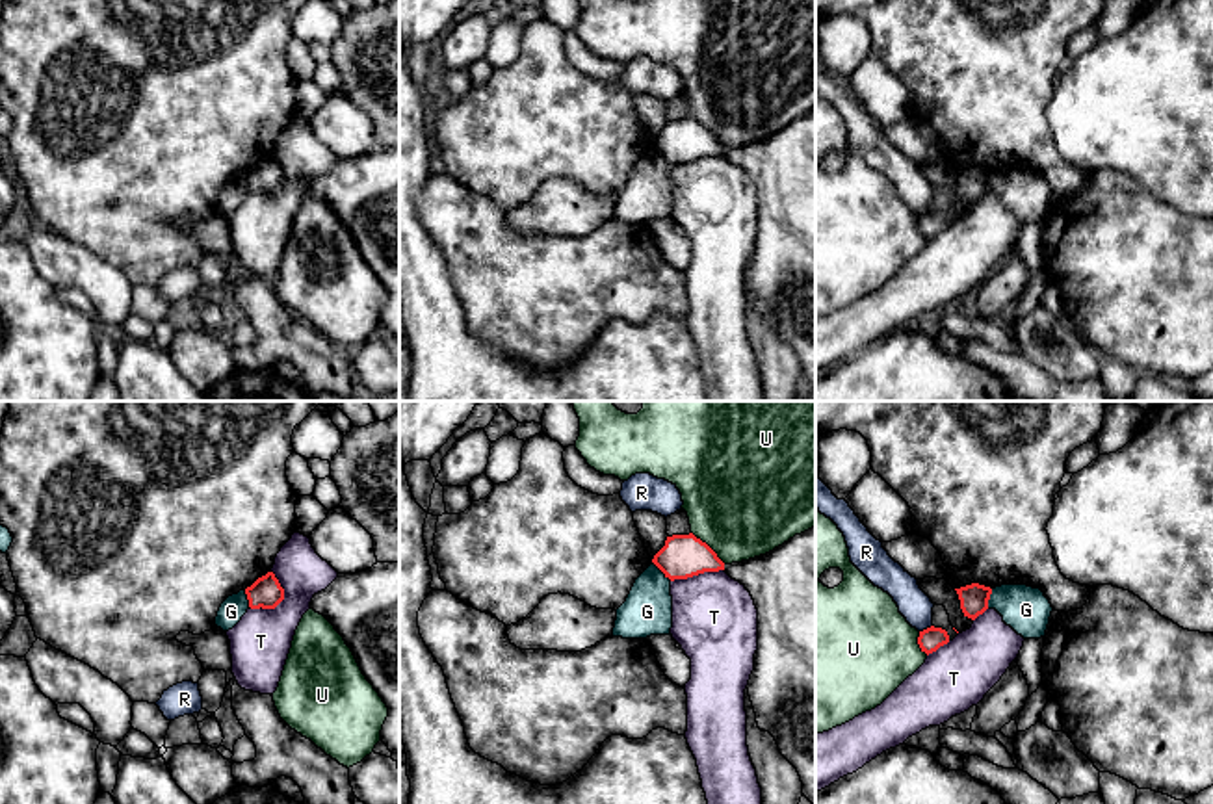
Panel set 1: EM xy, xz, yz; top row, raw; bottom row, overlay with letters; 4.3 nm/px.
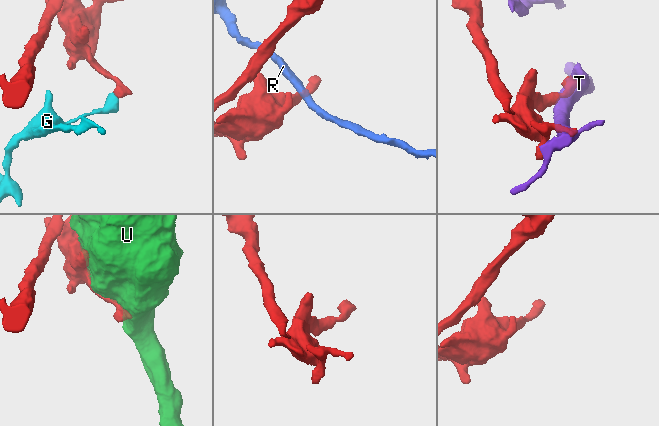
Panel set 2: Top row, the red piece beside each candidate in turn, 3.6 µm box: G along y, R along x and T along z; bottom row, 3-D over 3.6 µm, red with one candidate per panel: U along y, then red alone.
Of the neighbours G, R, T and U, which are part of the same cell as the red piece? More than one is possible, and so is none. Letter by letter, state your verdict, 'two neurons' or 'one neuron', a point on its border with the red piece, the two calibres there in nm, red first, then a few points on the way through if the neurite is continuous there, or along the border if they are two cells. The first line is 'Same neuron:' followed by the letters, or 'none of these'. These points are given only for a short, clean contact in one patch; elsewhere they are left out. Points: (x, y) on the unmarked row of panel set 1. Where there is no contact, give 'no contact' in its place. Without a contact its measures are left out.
Same neuron: none of these
G: two neurons; meets red in xz at (662, 155); 190 nm thick on the red side, 220 nm on the other; border along xz (652, 145), (671, 164)
R: two neurons; meets red in yz at (927, 212); 100 nm thick on the red side, 140 nm on the other
T: two neurons; meets red in xy at (281, 184); 140 nm thick on the red side, 260 nm on the other
U: two neurons; meets red in xz at (708, 130); 190 nm thick on the red side, 480 nm on the other

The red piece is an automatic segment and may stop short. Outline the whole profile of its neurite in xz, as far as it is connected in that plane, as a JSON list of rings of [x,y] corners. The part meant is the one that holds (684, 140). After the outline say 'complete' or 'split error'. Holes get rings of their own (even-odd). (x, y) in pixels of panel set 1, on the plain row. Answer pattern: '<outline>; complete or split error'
[[[693,117],[667,121],[665,130],[654,139],[652,147],[671,165],[724,154],[724,147],[717,137]]]; complete

